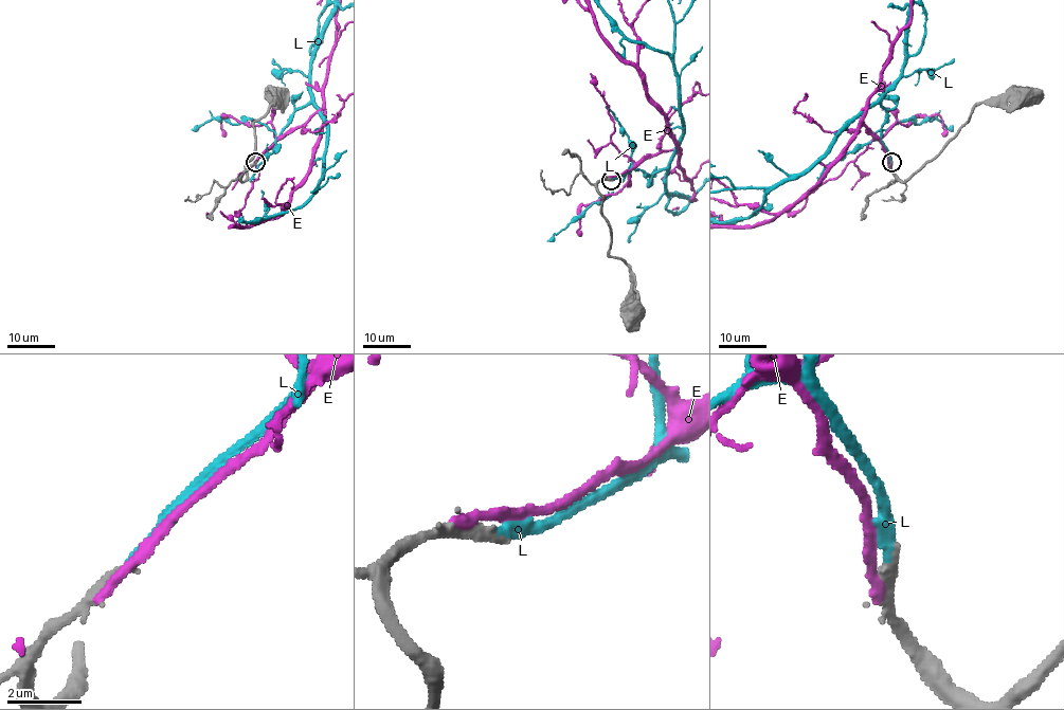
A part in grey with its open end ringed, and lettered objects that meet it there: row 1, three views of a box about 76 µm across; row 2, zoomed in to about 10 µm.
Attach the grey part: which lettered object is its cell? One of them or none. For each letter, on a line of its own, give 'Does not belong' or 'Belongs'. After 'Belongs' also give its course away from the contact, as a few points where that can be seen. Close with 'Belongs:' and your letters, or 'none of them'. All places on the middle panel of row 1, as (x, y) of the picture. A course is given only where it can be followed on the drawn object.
E: Does not belong
L: Belongs
Belongs: L

